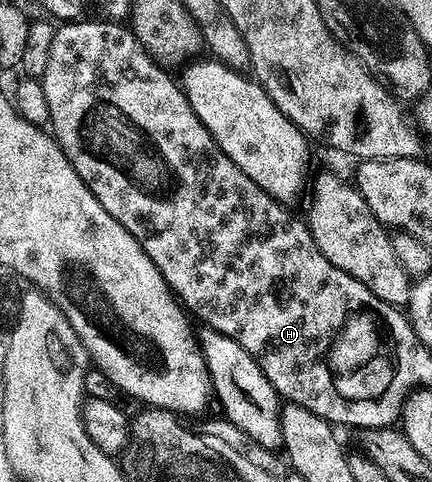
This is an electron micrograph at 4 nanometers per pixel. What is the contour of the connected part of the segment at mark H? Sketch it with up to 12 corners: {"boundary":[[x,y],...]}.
{"boundary":[[127,26],[55,28],[51,134],[281,400],[393,426],[396,335]]}

